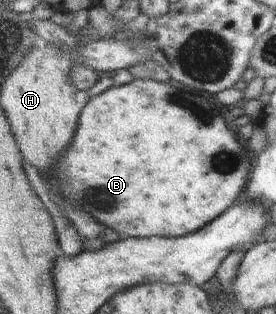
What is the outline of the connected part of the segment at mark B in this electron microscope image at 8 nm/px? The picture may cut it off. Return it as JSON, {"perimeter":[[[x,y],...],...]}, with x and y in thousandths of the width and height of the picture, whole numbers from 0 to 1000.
{"perimeter":[[[478,255],[464,268],[406,274],[377,296],[315,315],[312,334],[286,366],[283,411],[268,417],[261,455],[246,462],[246,475],[225,494],[232,513],[217,519],[217,551],[232,564],[232,602],[239,602],[232,621],[261,621],[261,634],[275,634],[275,646],[290,659],[312,659],[319,685],[326,691],[341,685],[348,704],[362,697],[362,710],[384,710],[391,723],[420,729],[428,742],[471,748],[471,755],[572,748],[572,755],[641,758],[732,729],[750,710],[804,685],[877,621],[924,519],[924,487],[902,475],[895,452],[848,430],[851,417],[826,404],[826,392],[812,385],[812,373],[797,360],[801,344],[804,334],[772,312],[685,290],[623,261],[587,264],[551,255]]]}

